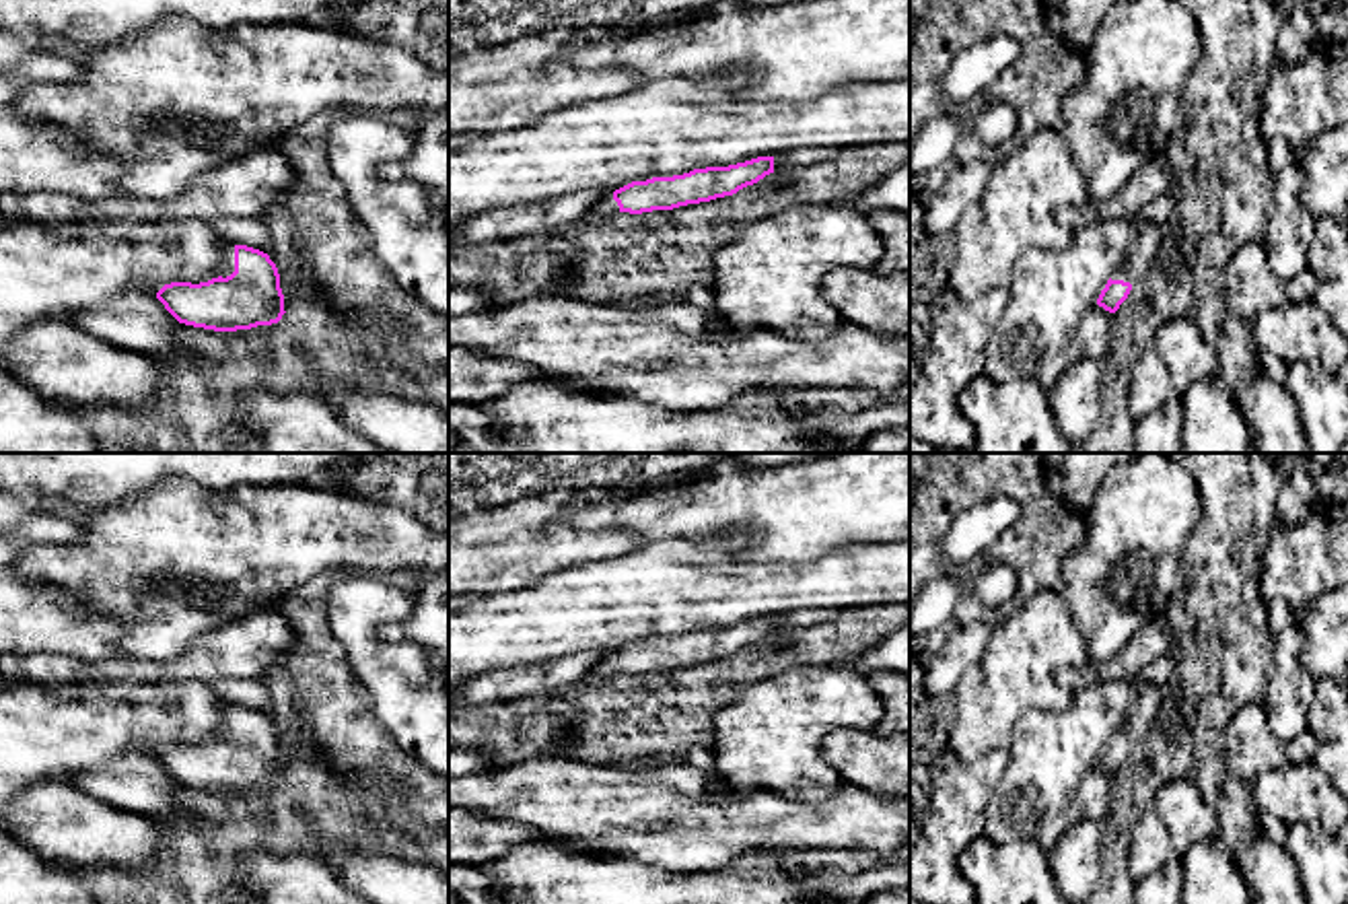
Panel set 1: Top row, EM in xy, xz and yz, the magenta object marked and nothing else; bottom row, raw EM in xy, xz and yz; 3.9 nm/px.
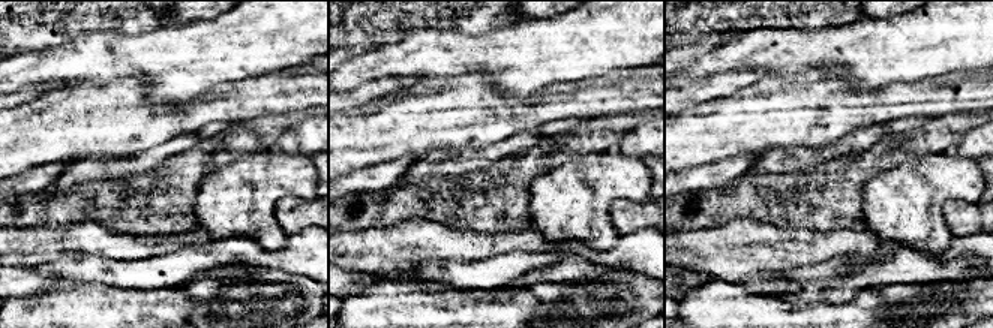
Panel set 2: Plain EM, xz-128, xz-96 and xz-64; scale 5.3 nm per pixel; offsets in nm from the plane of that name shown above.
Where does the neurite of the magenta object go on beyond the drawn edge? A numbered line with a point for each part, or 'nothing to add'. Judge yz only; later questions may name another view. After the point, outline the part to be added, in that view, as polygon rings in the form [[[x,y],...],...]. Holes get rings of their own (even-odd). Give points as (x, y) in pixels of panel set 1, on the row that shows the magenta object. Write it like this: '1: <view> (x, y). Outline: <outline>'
1: yz (1145, 239). Outline: [[[1142,218],[1134,220],[1126,259],[1111,276],[1111,280],[1124,280],[1130,284],[1140,282],[1148,274],[1159,243],[1161,243],[1161,224]]]

